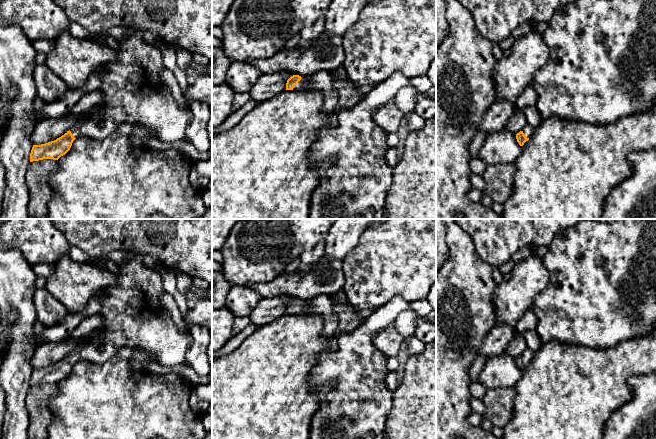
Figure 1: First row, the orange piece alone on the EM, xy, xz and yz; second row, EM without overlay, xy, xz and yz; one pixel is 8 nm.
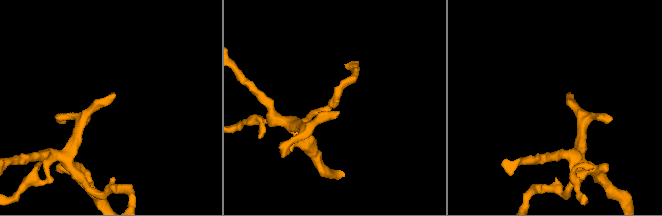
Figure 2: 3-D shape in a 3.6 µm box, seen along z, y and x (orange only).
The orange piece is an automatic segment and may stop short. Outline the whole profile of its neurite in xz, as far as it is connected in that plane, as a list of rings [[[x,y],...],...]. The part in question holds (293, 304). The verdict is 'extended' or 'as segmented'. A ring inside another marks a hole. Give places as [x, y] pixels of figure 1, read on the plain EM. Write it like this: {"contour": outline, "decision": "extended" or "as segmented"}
{"contour": [[[320,294],[310,300],[291,300],[286,314],[298,315],[308,311],[320,315],[323,319],[323,333],[330,339],[336,338],[336,348],[322,353],[310,374],[311,393],[331,383],[334,388],[328,391],[318,410],[312,417],[308,439],[375,439],[386,429],[388,417],[393,408],[393,392],[386,387],[387,358],[374,345],[377,334],[394,324],[397,316],[409,309],[409,302],[401,296],[375,309],[361,324],[351,332],[342,332],[338,336],[337,314],[331,297]]], "decision": "extended"}

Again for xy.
{"contour": [[[132,250],[128,251],[128,256],[119,261],[118,280],[115,284],[107,286],[97,293],[101,299],[99,314],[102,316],[102,323],[91,333],[87,341],[67,355],[64,359],[54,365],[33,369],[30,377],[30,386],[43,383],[58,384],[71,372],[73,365],[81,360],[87,360],[97,364],[103,364],[116,356],[122,347],[131,349],[140,348],[149,352],[156,363],[162,366],[176,366],[183,364],[188,348],[193,344],[193,334],[188,330],[181,332],[175,325],[169,311],[160,302],[160,297],[166,292],[163,288],[163,280],[159,269],[148,267],[144,261],[144,255]]], "decision": "extended"}

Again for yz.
{"contour": [[[527,348],[525,352],[516,358],[517,366],[520,370],[523,370],[526,365],[529,364],[529,362],[532,360],[535,352],[531,349]]], "decision": "extended"}

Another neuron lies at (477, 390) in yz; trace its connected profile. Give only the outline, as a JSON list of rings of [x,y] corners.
[[[478,380],[470,383],[470,393],[473,398],[483,400],[487,390],[488,389],[484,385],[482,385]]]

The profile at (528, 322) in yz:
[[[532,307],[528,309],[524,315],[518,320],[516,332],[523,334],[526,331],[535,331],[537,326],[537,318]]]

